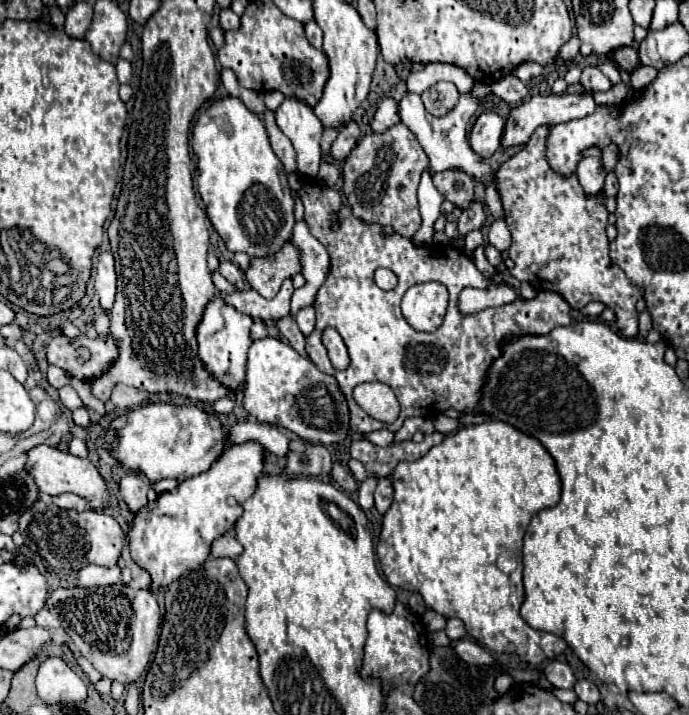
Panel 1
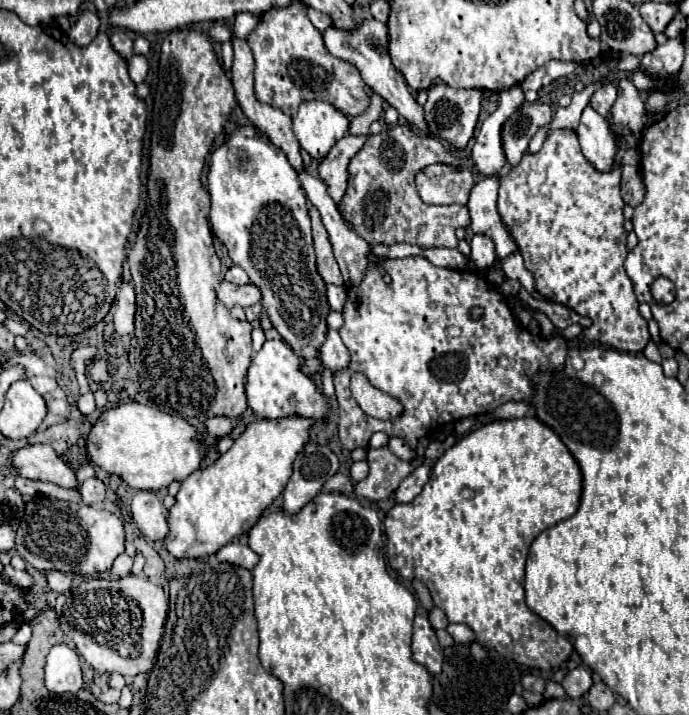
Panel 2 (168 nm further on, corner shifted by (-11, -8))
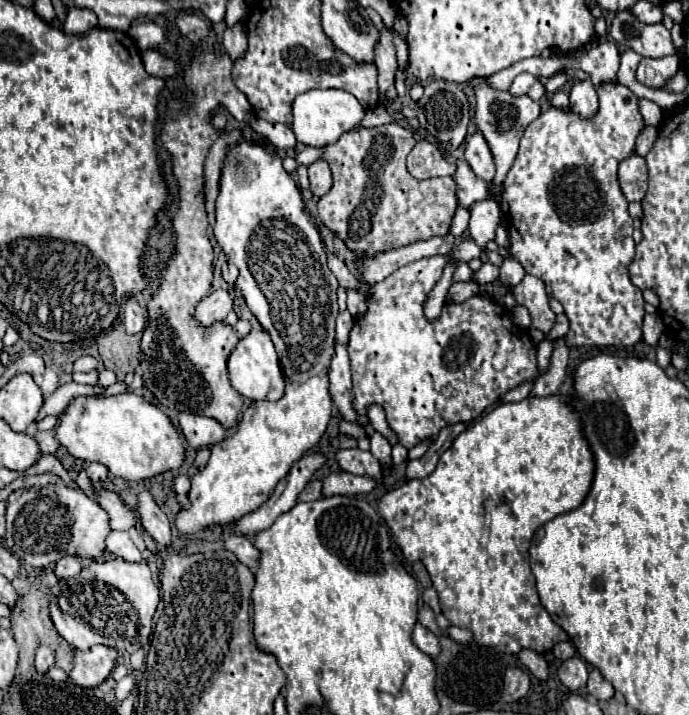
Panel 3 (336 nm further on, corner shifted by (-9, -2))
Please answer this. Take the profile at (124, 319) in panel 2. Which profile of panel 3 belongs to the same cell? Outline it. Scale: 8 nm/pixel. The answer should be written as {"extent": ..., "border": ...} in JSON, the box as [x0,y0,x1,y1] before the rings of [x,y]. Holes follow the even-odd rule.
{"extent":[124,298,146,334],"border":[[[128,298],[124,302],[124,326],[128,334],[140,334],[146,326],[146,316],[144,310],[138,306],[138,302],[134,298]]]}

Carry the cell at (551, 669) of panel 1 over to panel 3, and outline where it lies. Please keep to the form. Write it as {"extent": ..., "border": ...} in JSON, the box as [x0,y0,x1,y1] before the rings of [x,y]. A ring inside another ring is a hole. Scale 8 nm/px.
{"extent":[558,656,589,692],"border":[[[579,656],[564,660],[562,666],[558,668],[558,678],[560,678],[560,682],[562,682],[568,690],[572,690],[572,692],[576,692],[578,688],[586,686],[588,676],[589,671],[587,664],[585,660]]]}

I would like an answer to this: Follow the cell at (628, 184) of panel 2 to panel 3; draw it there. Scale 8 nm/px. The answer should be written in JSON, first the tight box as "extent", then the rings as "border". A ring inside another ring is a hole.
{"extent":[618,154,648,202],"border":[[[638,154],[626,158],[620,164],[618,170],[618,180],[622,186],[624,196],[628,198],[628,202],[640,202],[646,196],[648,190],[648,170],[646,170],[646,160]]]}

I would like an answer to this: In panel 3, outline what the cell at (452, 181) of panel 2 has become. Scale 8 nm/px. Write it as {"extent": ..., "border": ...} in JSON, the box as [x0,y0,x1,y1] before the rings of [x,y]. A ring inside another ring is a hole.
{"extent":[408,140,454,180],"border":[[[418,140],[412,152],[408,154],[408,170],[418,180],[454,174],[454,166],[450,166],[442,158],[440,150],[428,140]]]}

